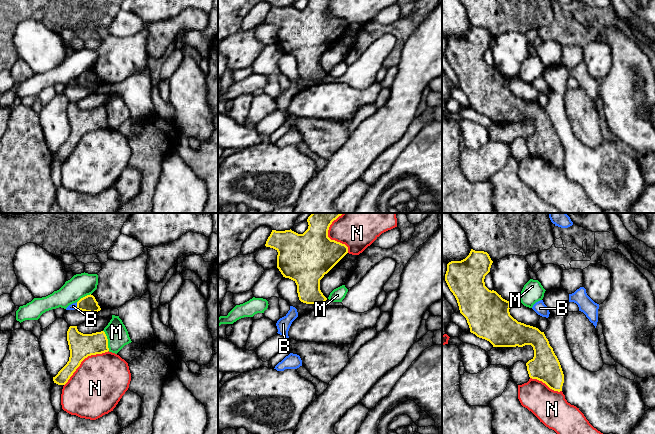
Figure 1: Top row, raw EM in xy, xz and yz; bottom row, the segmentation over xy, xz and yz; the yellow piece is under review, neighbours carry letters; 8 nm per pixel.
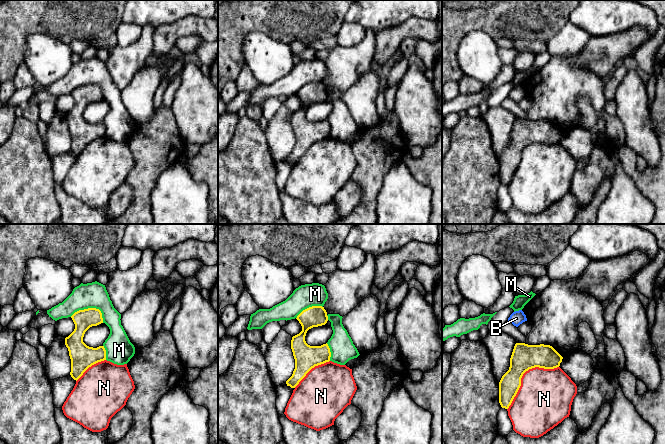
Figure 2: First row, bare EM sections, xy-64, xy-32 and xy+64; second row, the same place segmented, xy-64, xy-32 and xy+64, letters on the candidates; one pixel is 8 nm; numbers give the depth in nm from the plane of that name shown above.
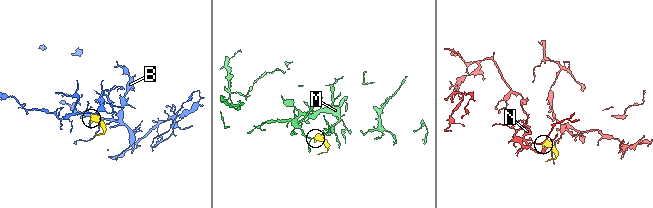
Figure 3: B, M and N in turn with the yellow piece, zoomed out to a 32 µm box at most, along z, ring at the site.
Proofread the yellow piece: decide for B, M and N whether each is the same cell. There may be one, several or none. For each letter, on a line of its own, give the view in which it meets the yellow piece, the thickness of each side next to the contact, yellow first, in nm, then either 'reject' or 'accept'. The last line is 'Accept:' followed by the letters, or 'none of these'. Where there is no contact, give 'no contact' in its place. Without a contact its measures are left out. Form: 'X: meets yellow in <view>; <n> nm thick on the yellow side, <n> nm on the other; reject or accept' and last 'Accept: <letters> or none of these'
B: meets yellow in xy; 130 nm thick on the yellow side, 50 nm on the other; reject
M: meets yellow in xy; 200 nm thick on the yellow side, 170 nm on the other; reject
N: meets yellow in xy; 200 nm thick on the yellow side, 420 nm on the other; reject
Accept: none of these

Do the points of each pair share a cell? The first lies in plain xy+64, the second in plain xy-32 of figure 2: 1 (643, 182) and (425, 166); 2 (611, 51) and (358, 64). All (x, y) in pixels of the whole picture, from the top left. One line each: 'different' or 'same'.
1: same
2: different

